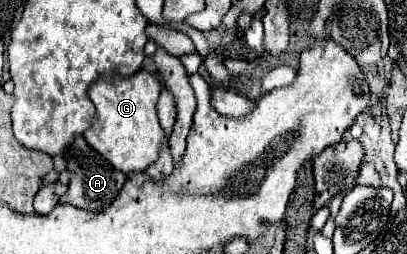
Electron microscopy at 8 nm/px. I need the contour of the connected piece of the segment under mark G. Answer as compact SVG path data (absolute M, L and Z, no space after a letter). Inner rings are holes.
M139 70L127 78L103 78L93 82L89 88L89 98L95 104L95 118L83 136L93 150L97 150L123 174L143 172L143 168L151 166L151 162L159 156L159 144L163 142L163 130L155 114L159 92L159 80L145 70Z

